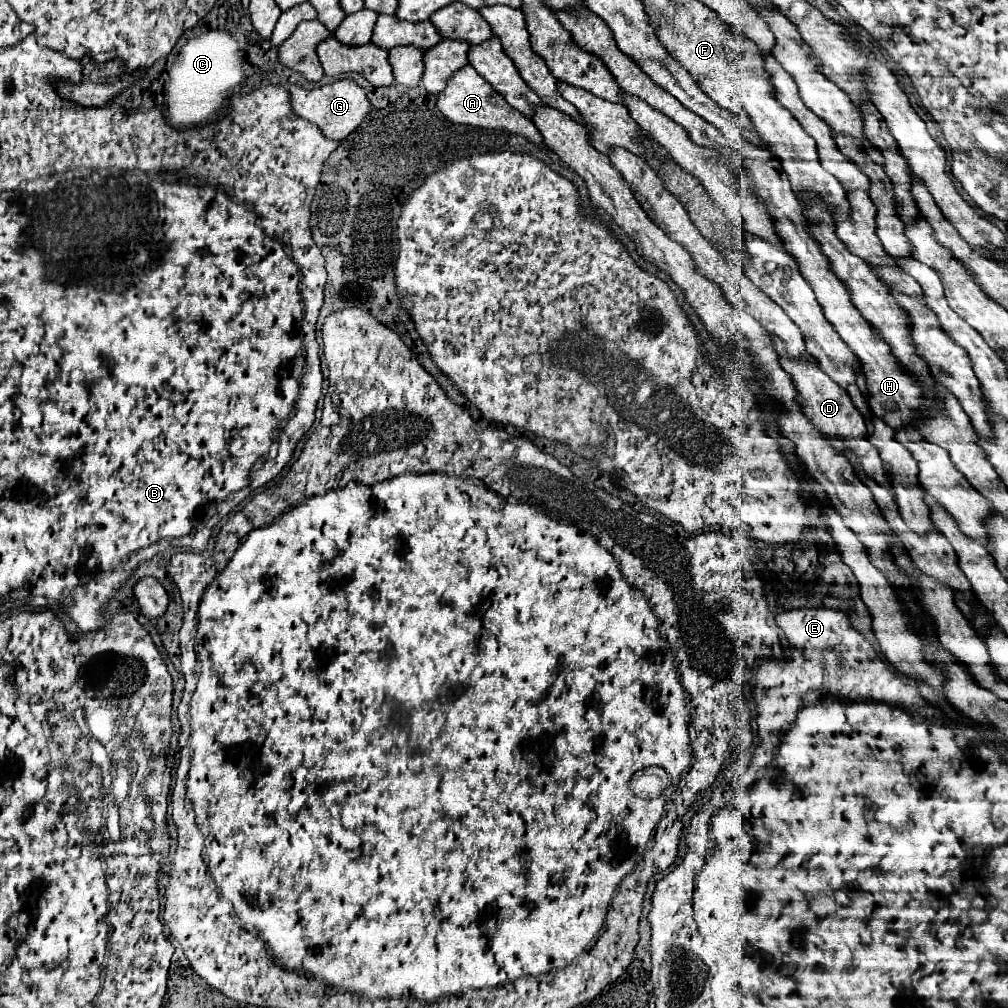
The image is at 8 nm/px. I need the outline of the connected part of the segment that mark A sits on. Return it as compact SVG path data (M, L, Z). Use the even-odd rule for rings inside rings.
M469 64L463 66L461 70L457 70L447 80L445 90L437 94L437 108L441 110L443 116L447 116L455 124L509 130L513 134L521 134L521 136L529 138L531 142L543 146L543 138L541 138L541 132L537 130L537 126L525 114L521 114L519 110L513 110L513 106L509 106L505 102L505 98L501 98L501 94L497 94L497 90L493 86L489 86L489 82L485 82L485 78L481 78Z

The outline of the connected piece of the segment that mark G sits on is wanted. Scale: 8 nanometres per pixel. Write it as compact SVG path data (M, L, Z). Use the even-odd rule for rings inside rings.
M337 80L333 84L313 88L313 90L305 90L305 88L293 84L287 90L291 94L293 112L297 116L301 116L303 120L313 122L315 126L319 126L323 136L331 138L331 140L347 138L363 122L363 118L371 110L371 104L369 104L369 100L365 96L365 90L361 86L357 86L353 80Z

